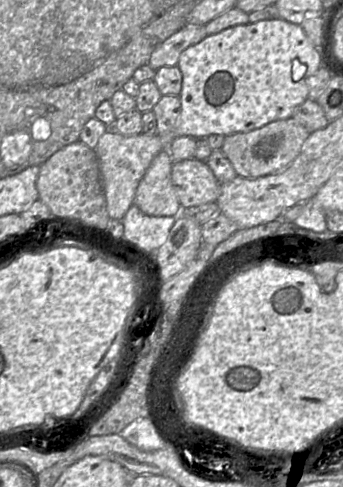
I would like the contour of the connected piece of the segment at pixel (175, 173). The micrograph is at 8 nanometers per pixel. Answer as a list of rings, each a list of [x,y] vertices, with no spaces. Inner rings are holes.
[[[193,158],[174,162],[171,178],[183,209],[216,202],[220,195],[220,183],[206,161]]]

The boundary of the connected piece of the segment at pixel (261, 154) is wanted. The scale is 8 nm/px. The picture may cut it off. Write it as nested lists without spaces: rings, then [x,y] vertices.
[[[293,117],[276,120],[249,132],[225,136],[221,151],[232,164],[237,175],[256,179],[276,174],[287,168],[300,154],[311,133]]]

